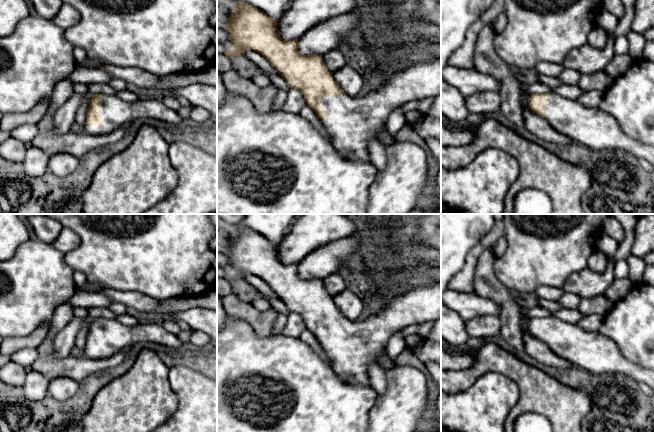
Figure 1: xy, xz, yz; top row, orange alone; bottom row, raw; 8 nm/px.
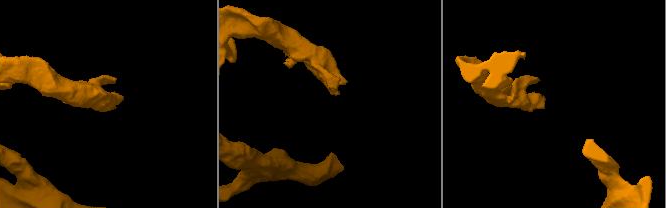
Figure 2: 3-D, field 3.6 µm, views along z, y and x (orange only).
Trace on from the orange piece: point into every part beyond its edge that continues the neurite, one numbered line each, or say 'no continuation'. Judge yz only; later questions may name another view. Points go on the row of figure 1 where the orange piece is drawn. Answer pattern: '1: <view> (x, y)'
1: yz (591, 127)

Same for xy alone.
1: xy (116, 113)

